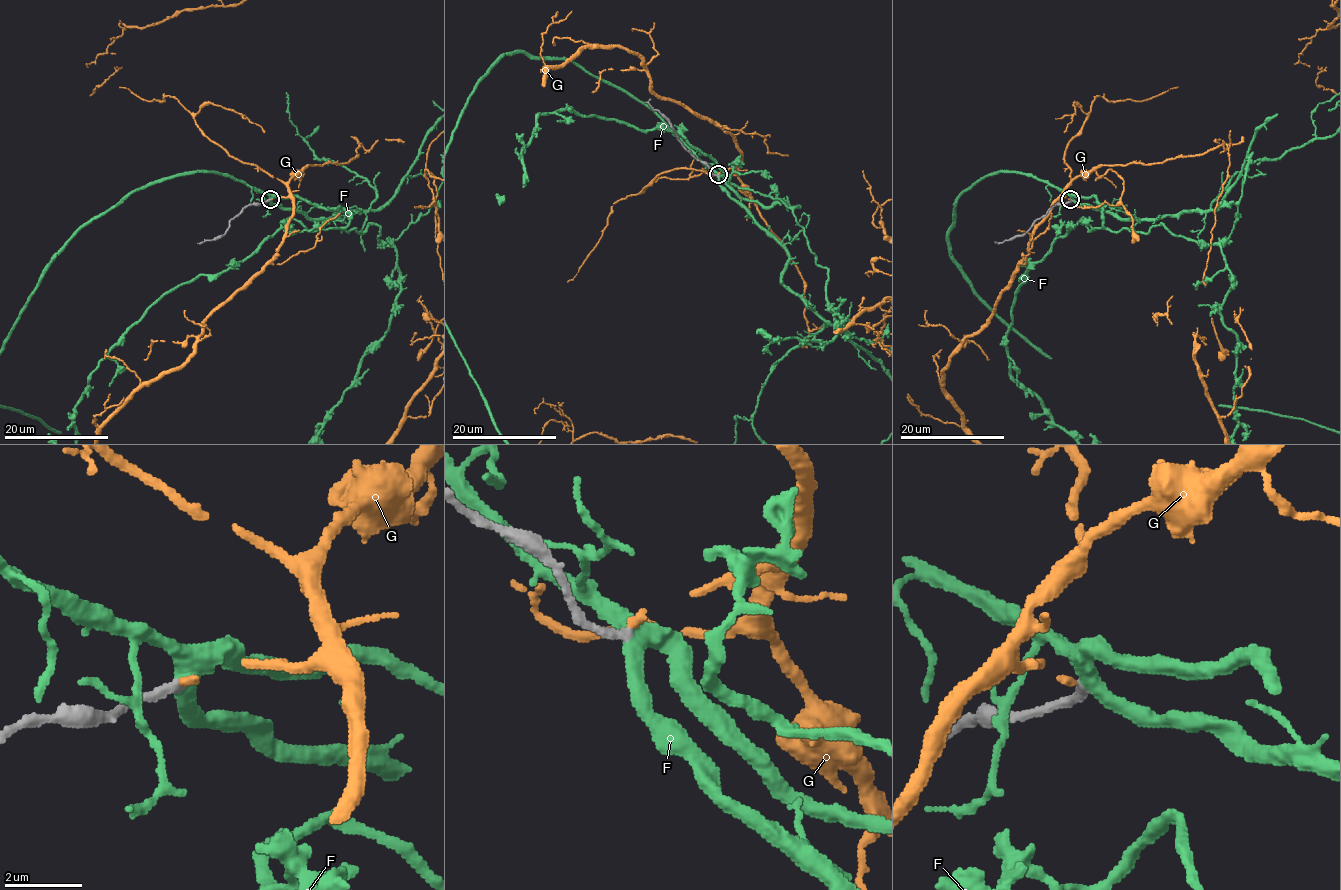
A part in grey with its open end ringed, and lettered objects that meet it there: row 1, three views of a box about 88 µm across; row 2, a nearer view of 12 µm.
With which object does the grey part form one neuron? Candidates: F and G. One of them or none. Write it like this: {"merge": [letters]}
{"merge": ["G"]}

